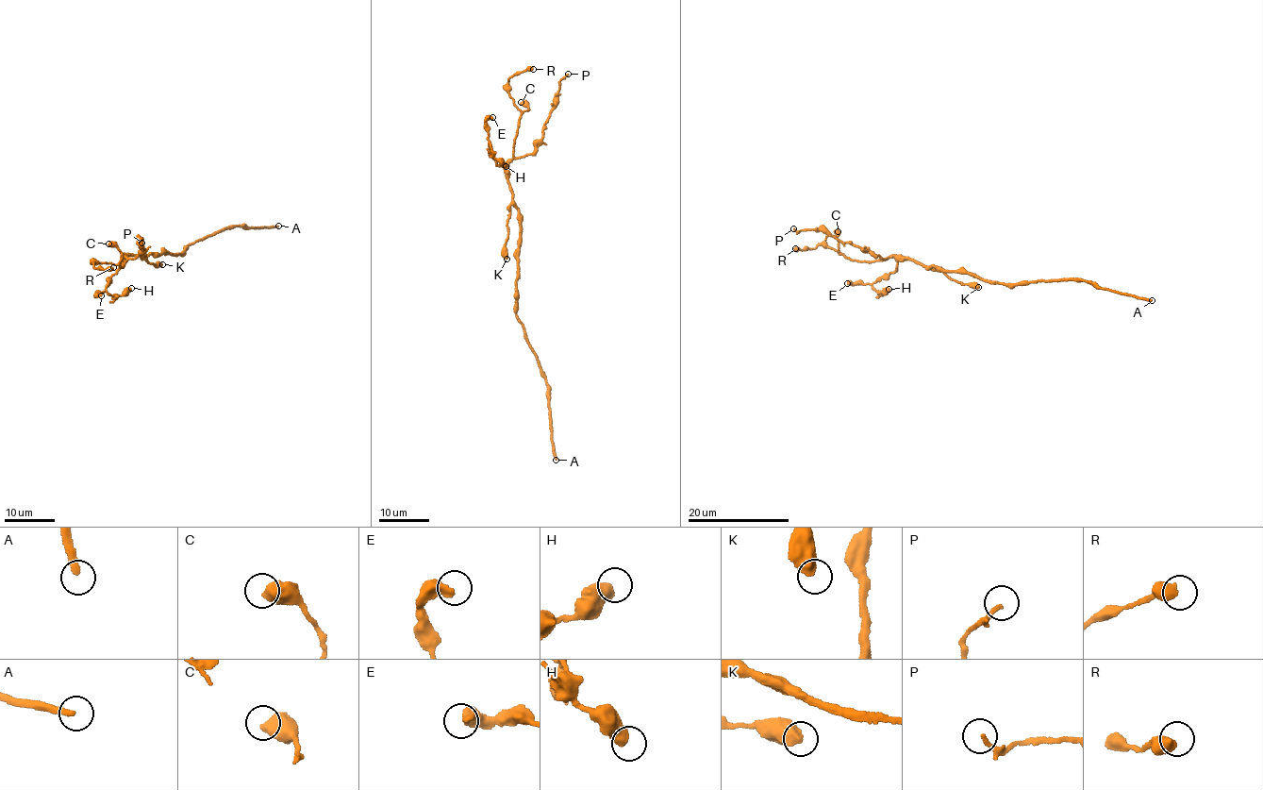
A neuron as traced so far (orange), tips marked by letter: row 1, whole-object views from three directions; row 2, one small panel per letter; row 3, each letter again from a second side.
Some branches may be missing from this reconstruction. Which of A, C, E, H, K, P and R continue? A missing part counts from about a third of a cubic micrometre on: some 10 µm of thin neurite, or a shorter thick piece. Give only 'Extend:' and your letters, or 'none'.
Extend: A, P

